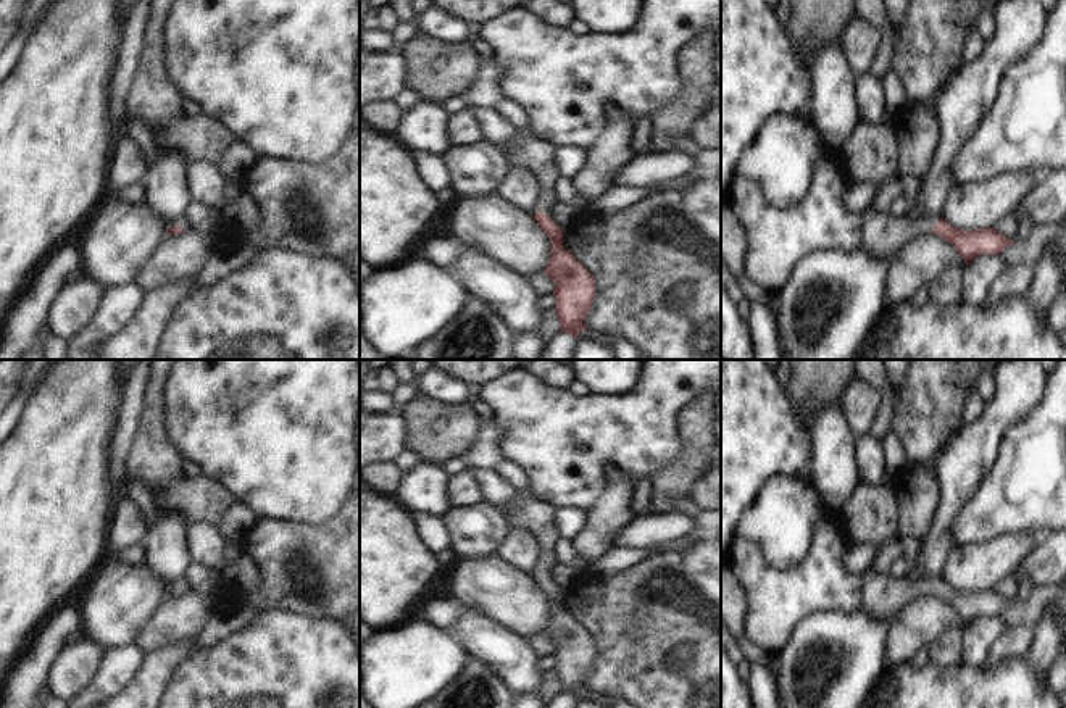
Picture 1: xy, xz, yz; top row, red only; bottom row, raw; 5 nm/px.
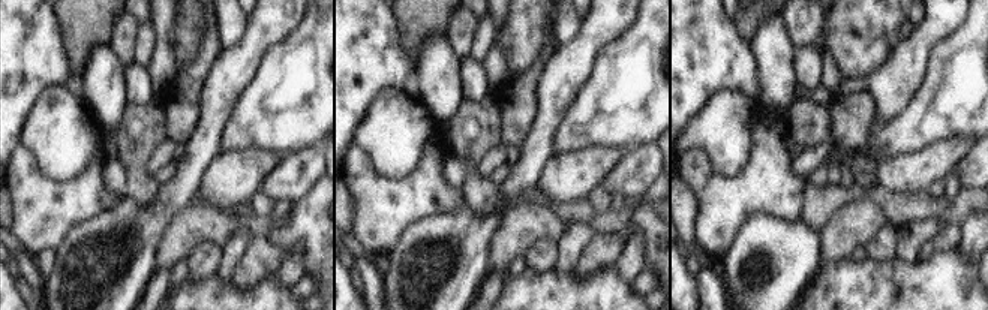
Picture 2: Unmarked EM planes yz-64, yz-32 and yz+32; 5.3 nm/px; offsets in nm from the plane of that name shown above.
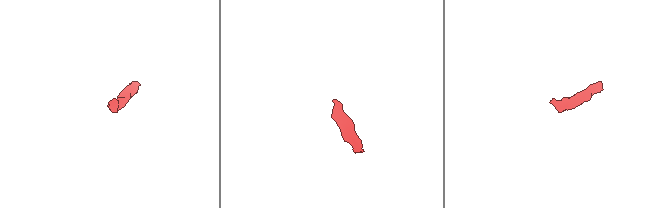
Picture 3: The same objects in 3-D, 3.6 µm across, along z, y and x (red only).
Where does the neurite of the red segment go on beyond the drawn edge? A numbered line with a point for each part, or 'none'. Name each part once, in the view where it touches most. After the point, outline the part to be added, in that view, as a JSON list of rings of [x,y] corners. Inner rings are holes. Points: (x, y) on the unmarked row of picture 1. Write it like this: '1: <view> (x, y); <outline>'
1: yz (884, 595); [[[874,568],[864,574],[863,610],[876,621],[892,618],[906,603],[932,593],[935,584],[921,581],[918,585],[905,579],[882,576]]]

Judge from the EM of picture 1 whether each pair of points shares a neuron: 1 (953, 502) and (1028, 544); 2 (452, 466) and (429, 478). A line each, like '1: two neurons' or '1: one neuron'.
1: two neurons
2: two neurons

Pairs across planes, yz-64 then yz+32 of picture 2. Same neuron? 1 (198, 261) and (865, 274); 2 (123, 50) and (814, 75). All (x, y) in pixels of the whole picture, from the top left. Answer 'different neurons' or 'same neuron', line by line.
1: different neurons
2: different neurons

